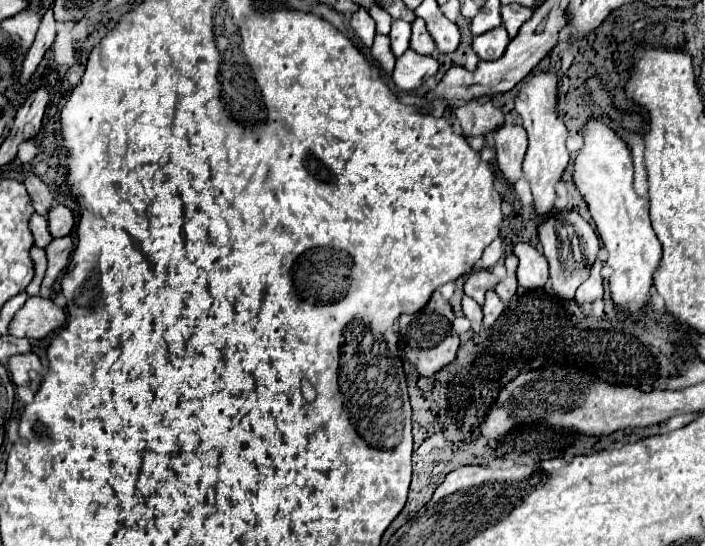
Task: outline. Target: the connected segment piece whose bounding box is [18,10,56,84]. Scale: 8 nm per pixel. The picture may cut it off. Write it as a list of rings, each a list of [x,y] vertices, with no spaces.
[[[46,10],[46,14],[42,16],[42,22],[40,22],[40,28],[38,28],[38,34],[36,34],[36,40],[32,44],[32,48],[28,50],[26,58],[24,58],[24,64],[22,64],[22,72],[20,72],[20,84],[28,84],[32,74],[36,72],[38,64],[42,62],[42,58],[46,56],[48,48],[54,44],[54,38],[56,38],[56,22],[54,22],[54,16],[50,14],[50,10]]]

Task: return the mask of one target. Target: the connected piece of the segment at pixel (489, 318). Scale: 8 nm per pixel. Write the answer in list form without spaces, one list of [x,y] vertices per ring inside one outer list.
[[[494,290],[486,292],[486,302],[484,302],[484,326],[492,326],[496,322],[496,318],[502,314],[504,304],[502,300],[494,294]]]

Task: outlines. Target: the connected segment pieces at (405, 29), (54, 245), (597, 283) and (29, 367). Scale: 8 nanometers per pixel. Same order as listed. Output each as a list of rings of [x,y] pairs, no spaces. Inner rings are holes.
[[[394,20],[392,22],[390,40],[392,40],[392,50],[394,50],[396,56],[402,56],[408,50],[410,34],[412,34],[412,26],[408,22],[404,22],[404,20]]]
[[[66,236],[66,238],[52,240],[44,250],[46,250],[46,258],[48,258],[48,268],[46,268],[46,274],[42,280],[42,290],[48,290],[54,284],[54,280],[58,278],[58,274],[66,268],[66,262],[70,260],[74,244],[72,244],[72,238]]]
[[[596,260],[590,268],[590,276],[578,286],[576,290],[576,302],[578,304],[586,304],[586,302],[594,302],[598,298],[604,296],[604,286],[602,286],[602,276],[600,276],[602,264]]]
[[[32,352],[28,354],[18,354],[18,356],[10,356],[8,358],[8,370],[10,370],[10,378],[16,386],[28,384],[32,386],[32,390],[36,390],[40,386],[42,380],[42,364],[40,358]]]

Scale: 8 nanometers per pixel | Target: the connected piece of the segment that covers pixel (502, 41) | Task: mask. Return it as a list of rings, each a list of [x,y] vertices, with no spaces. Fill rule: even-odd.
[[[498,26],[486,34],[476,36],[472,42],[472,48],[480,56],[480,60],[494,60],[494,58],[502,58],[508,44],[510,44],[510,38],[506,34],[506,28]]]

